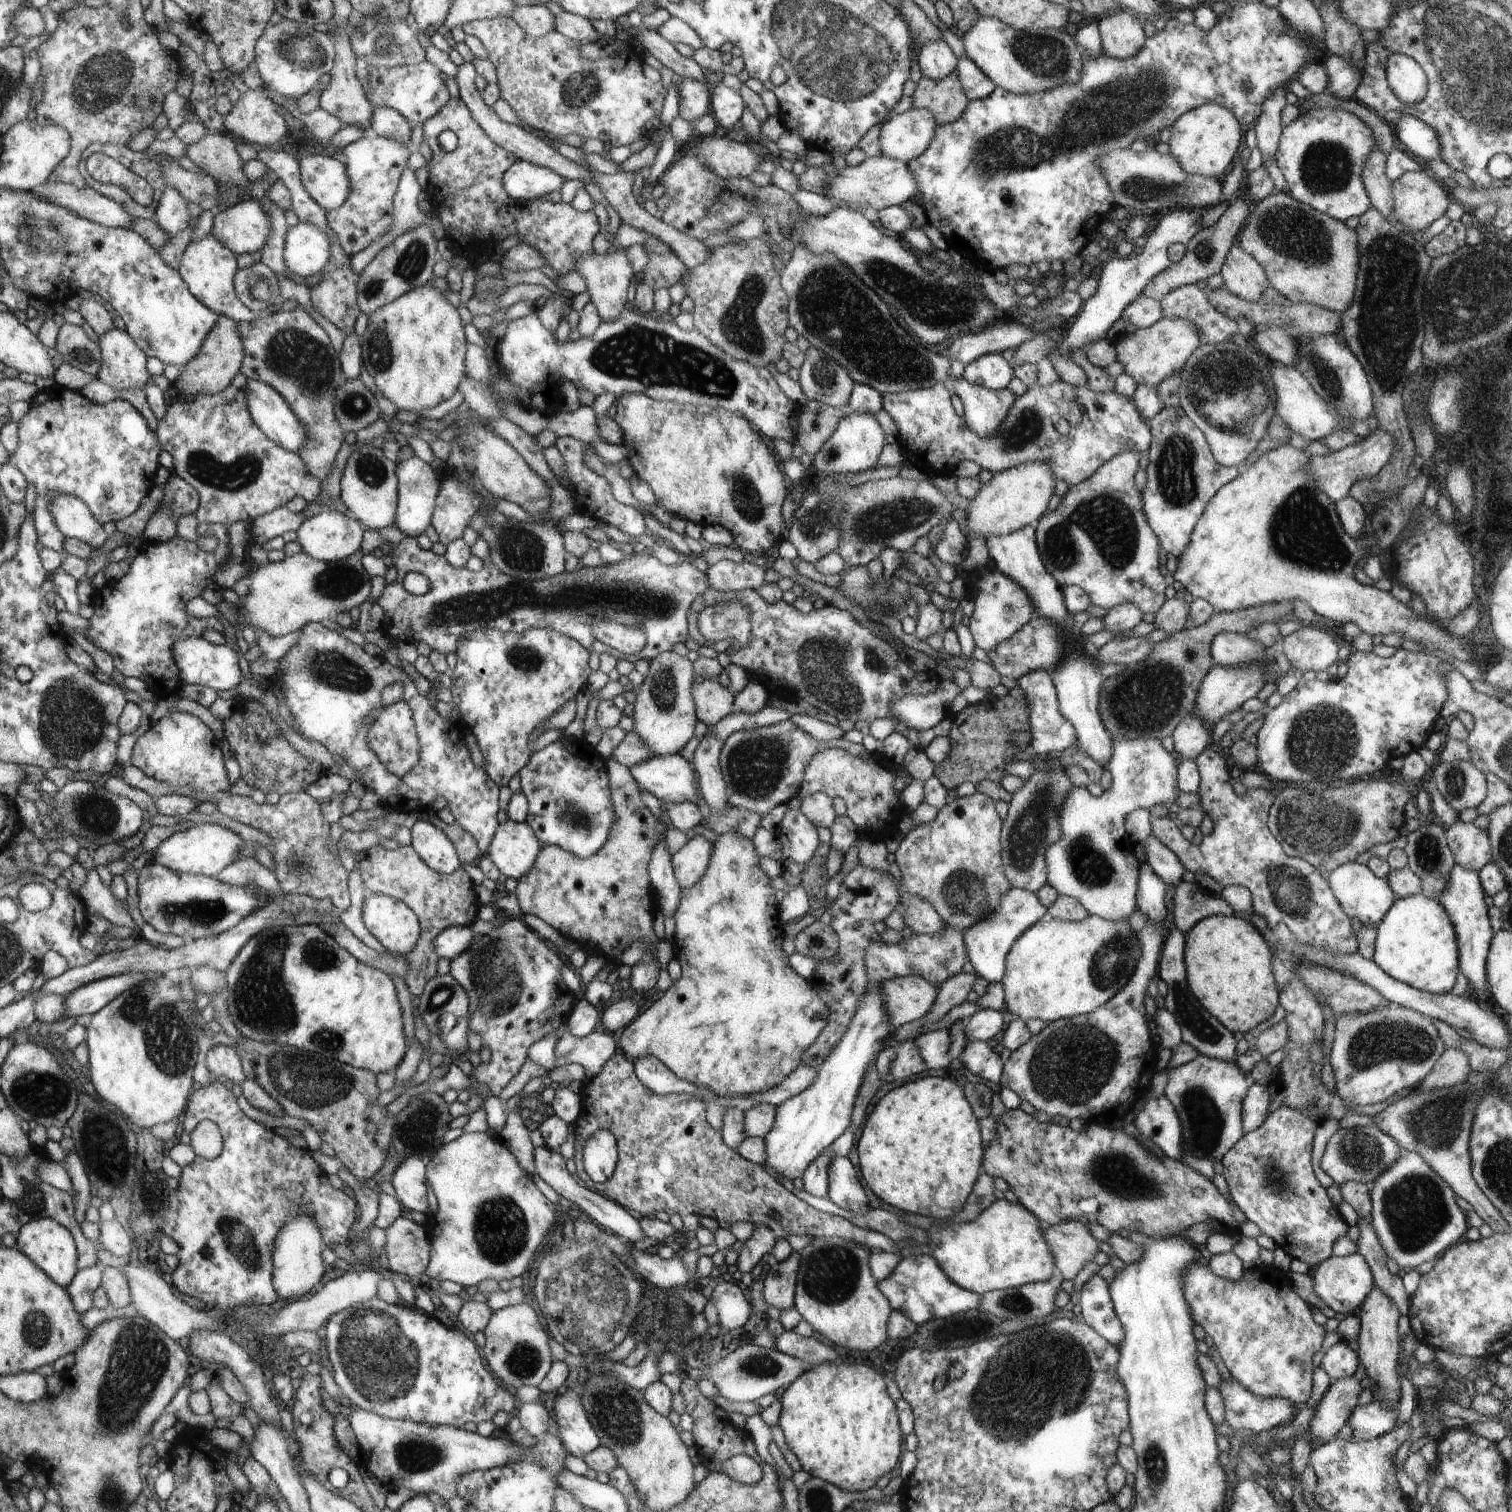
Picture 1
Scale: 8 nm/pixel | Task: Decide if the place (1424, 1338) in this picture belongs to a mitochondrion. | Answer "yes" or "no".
no

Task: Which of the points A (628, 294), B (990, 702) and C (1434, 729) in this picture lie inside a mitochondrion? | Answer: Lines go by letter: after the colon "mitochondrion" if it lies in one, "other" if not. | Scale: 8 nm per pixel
A: other
B: other
C: other

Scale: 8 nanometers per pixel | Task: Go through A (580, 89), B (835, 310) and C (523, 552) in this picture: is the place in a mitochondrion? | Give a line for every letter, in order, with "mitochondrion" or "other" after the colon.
A: mitochondrion
B: mitochondrion
C: mitochondrion

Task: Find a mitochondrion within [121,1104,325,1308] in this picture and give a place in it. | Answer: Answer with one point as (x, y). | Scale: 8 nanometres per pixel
(239, 1241)

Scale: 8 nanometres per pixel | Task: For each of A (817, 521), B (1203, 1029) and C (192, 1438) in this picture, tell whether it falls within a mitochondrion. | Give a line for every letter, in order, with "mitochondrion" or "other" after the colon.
A: mitochondrion
B: mitochondrion
C: other

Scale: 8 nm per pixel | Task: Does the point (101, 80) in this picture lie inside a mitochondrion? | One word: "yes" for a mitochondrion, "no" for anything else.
yes

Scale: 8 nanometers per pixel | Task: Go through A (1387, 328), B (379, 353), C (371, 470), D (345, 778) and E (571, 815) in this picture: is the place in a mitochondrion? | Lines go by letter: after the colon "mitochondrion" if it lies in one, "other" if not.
A: mitochondrion
B: mitochondrion
C: mitochondrion
D: other
E: mitochondrion

